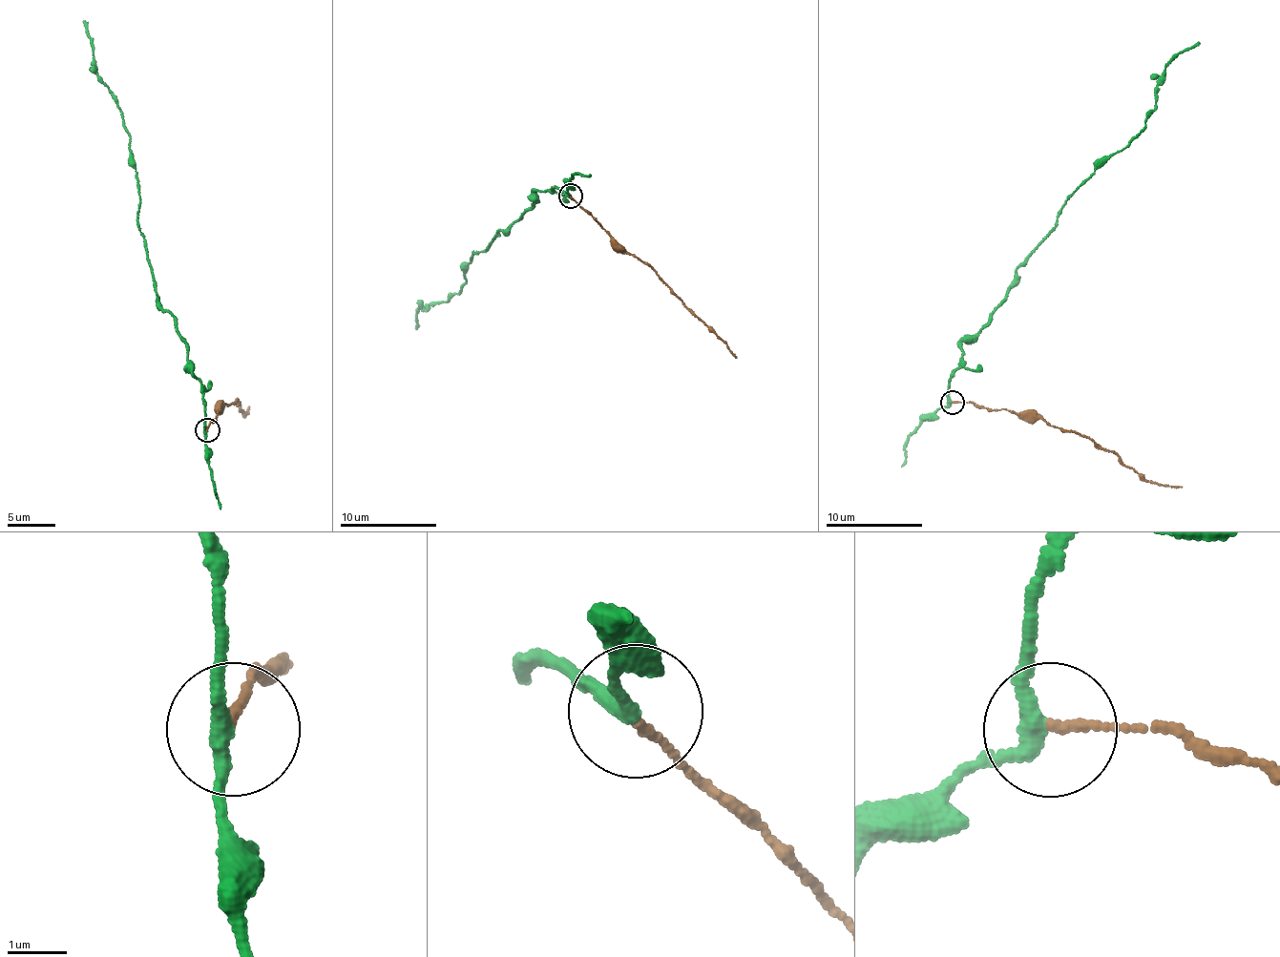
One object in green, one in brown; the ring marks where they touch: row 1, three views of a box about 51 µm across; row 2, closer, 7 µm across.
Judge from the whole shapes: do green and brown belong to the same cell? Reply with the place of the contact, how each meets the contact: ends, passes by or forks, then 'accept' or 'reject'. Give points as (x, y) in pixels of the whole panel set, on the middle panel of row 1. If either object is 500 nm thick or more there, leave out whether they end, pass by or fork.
(571, 196) | green passes by | brown ends | reject

